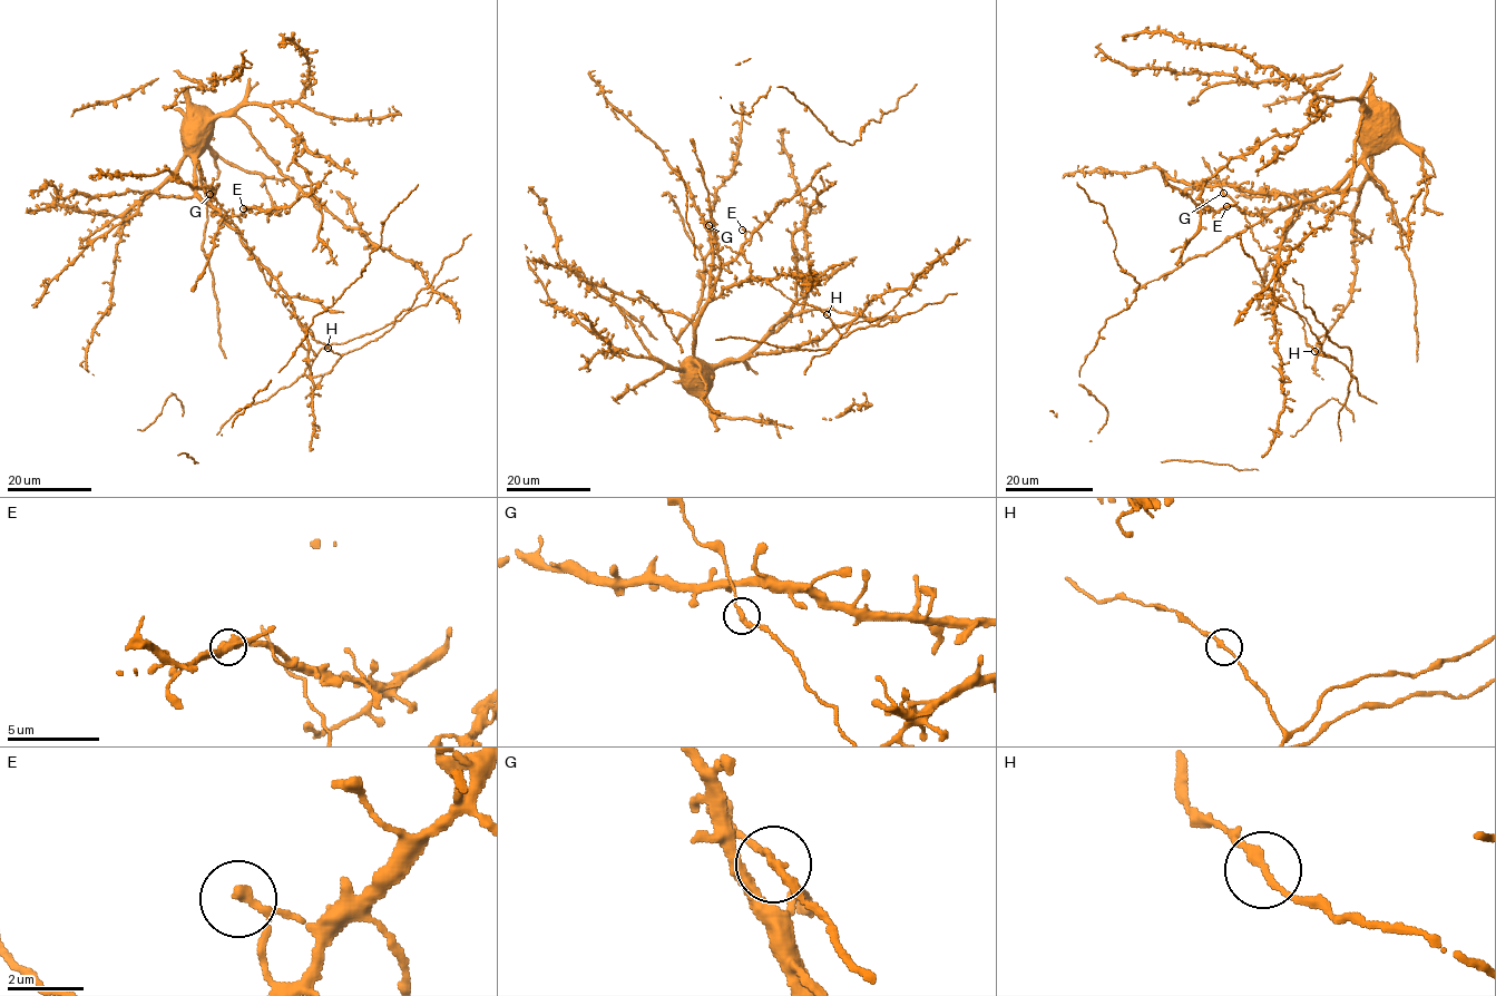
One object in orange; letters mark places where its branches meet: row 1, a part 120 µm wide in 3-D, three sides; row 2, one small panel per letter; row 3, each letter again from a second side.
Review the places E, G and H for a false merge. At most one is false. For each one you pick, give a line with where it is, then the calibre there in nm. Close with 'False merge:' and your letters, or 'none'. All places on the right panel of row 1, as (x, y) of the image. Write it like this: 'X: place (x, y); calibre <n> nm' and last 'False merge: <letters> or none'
False merge: none

